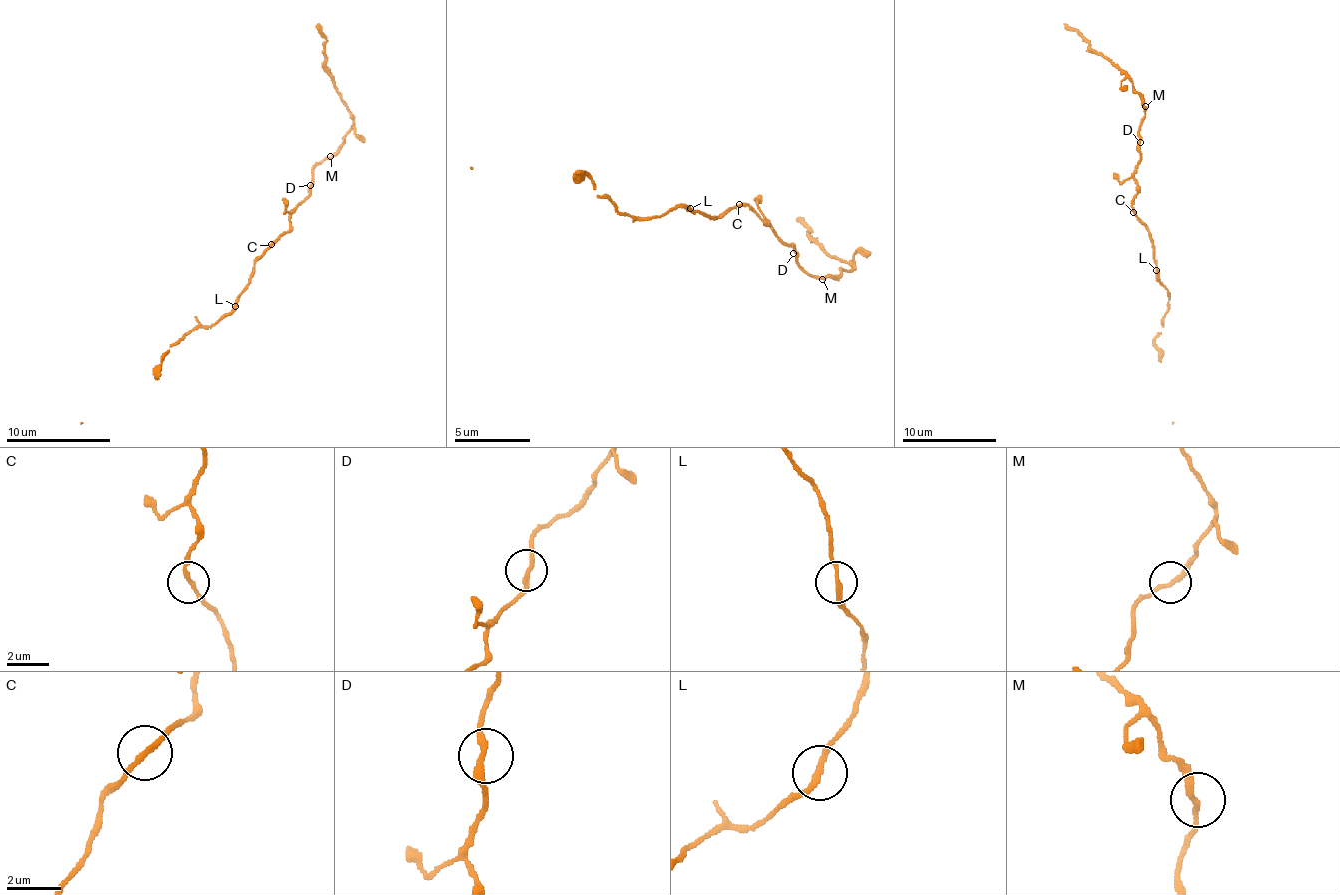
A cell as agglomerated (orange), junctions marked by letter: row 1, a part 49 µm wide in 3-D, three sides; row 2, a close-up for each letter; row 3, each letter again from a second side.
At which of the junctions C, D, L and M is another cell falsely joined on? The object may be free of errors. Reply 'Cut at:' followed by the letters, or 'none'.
Cut at: none

